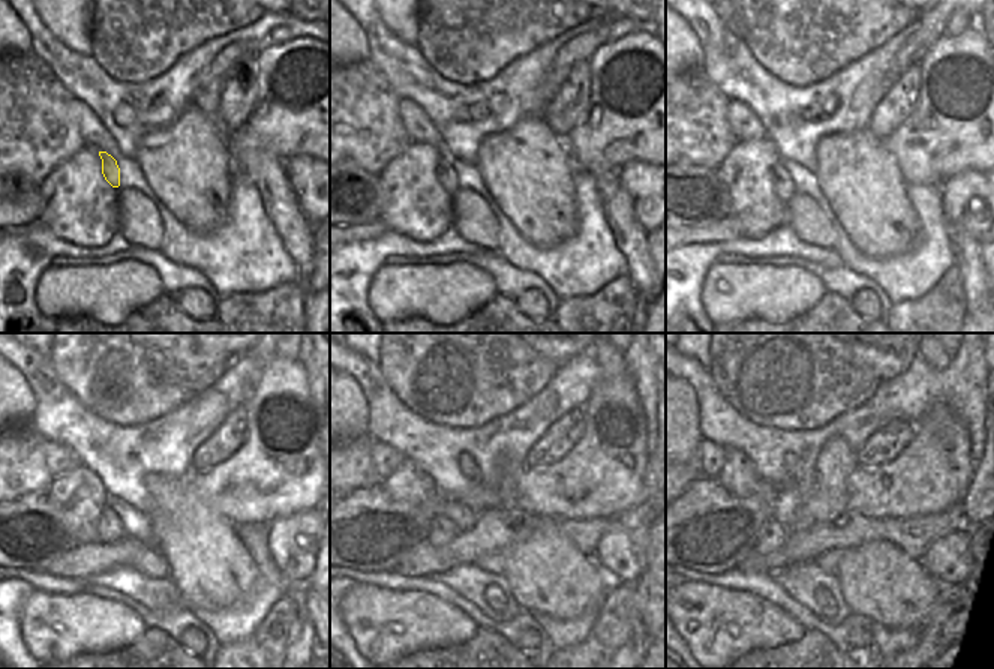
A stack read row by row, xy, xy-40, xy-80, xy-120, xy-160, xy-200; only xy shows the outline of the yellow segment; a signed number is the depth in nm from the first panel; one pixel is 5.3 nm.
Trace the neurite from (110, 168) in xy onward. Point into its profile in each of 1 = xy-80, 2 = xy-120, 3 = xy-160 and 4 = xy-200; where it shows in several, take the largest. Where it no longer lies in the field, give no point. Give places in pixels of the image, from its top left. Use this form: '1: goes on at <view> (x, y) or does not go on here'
1: goes on at xy-80 (783, 185)
2: goes on at xy-120 (111, 530)
3: goes on at xy-160 (441, 531)
4: goes on at xy-200 (774, 534)

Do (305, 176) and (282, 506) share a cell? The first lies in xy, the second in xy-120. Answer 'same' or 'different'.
different

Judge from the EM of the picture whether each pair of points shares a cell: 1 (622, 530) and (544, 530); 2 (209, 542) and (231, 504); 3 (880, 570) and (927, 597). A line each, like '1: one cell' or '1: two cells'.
1: two cells
2: two cells
3: one cell

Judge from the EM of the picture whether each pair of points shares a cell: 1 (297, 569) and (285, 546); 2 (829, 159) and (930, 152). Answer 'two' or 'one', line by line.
1: one
2: two

